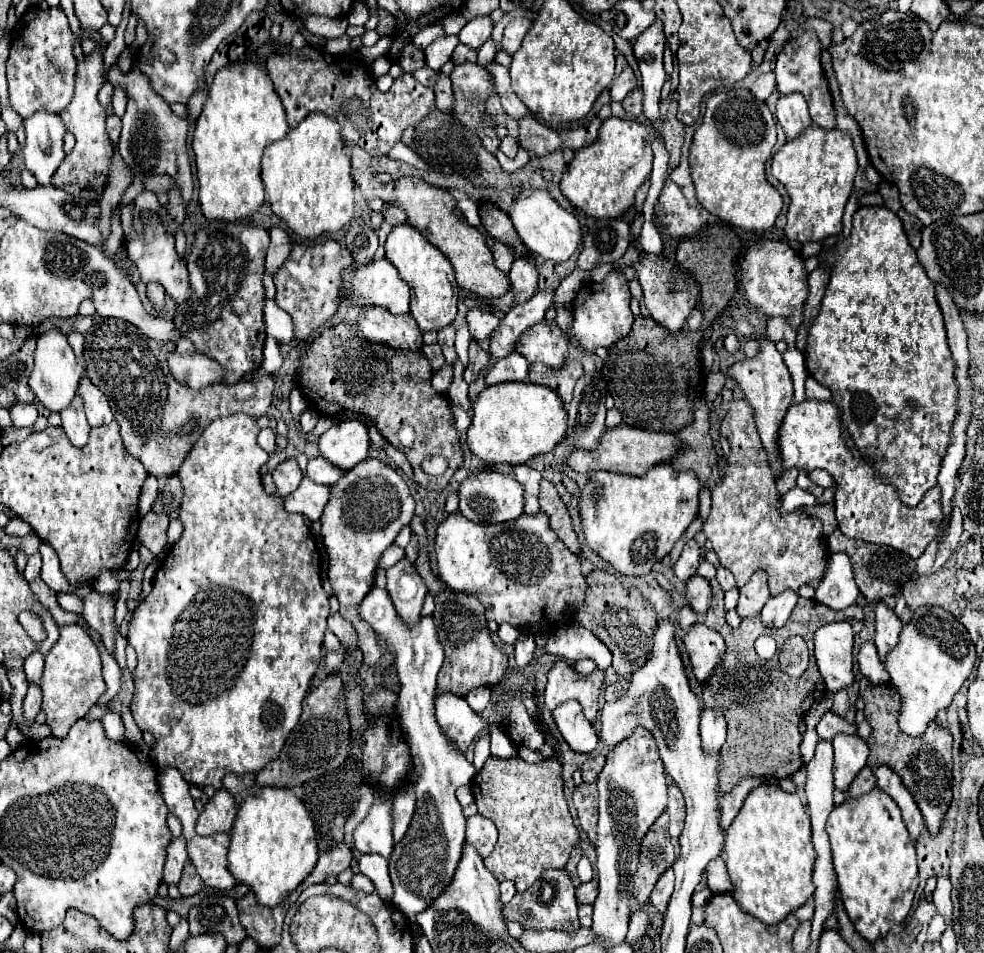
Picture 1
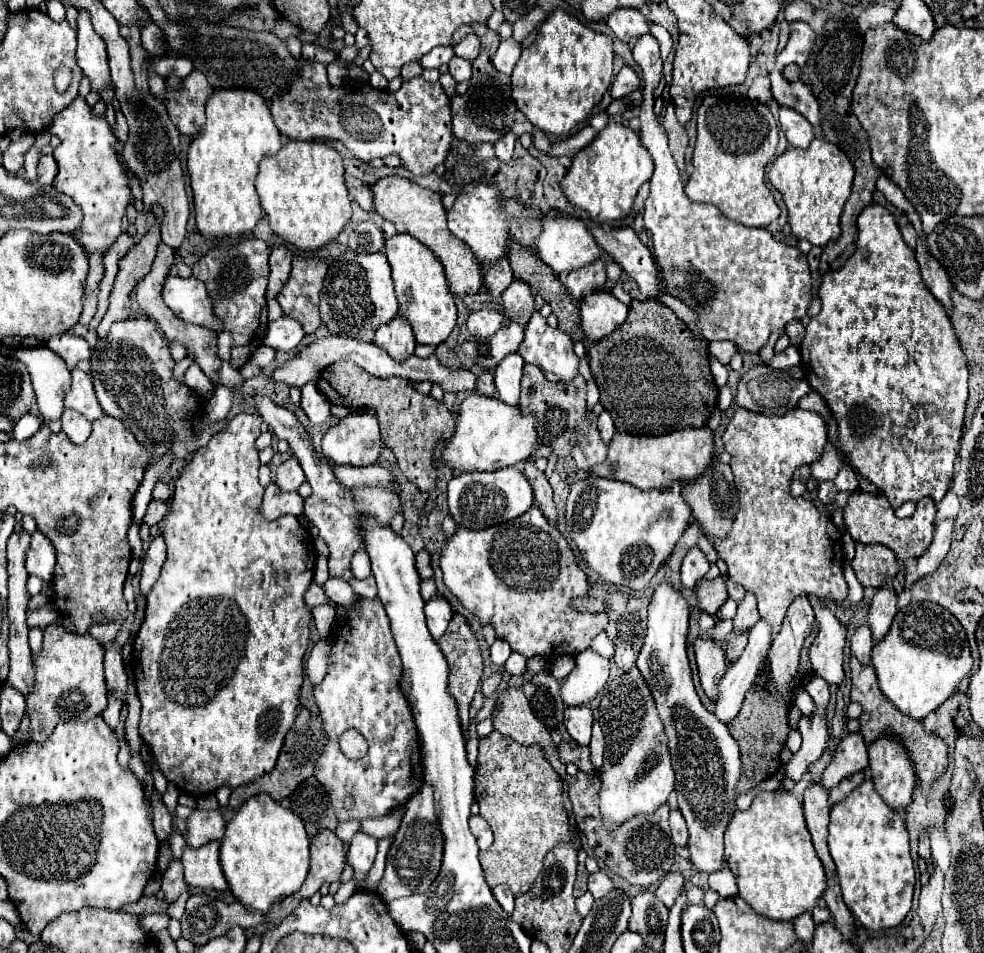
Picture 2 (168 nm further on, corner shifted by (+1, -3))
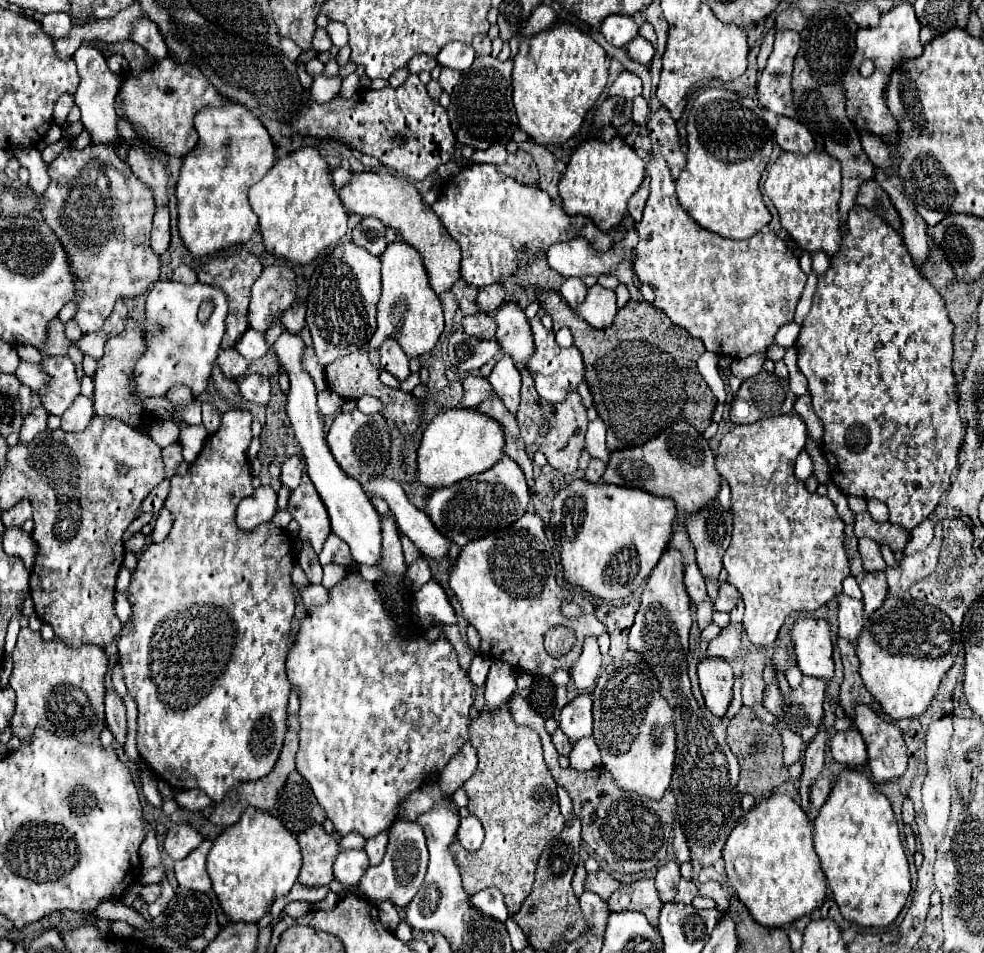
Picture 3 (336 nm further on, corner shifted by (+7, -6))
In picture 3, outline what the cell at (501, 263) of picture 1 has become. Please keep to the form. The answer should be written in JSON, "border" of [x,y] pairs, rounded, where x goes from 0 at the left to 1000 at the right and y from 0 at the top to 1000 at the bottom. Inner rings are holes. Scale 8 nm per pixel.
{"border":[[[500,297],[492,303],[488,303],[484,318],[486,318],[488,326],[500,328],[502,324],[508,322],[508,318],[512,318],[512,299],[510,297]]]}

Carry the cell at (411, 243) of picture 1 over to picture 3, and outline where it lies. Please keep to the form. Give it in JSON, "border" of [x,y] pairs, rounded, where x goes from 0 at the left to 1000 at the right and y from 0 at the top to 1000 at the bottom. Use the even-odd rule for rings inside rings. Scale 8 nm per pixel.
{"border":[[[413,253],[394,255],[388,265],[388,312],[384,318],[384,345],[378,352],[376,364],[384,366],[392,354],[400,354],[415,375],[427,375],[441,366],[451,347],[451,331],[445,310],[435,297],[429,268]]]}

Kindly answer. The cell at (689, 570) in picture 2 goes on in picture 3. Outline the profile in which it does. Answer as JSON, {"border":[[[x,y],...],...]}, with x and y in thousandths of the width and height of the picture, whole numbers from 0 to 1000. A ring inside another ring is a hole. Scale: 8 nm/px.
{"border":[[[701,591],[695,595],[695,614],[697,614],[697,620],[703,629],[705,635],[709,635],[711,631],[717,629],[717,614],[715,614],[715,603],[711,601],[709,593],[707,591]]]}

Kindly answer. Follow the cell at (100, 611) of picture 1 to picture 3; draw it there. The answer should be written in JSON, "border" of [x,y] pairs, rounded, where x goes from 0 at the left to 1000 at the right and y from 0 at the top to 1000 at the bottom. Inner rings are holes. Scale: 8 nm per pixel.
{"border":[[[108,725],[108,759],[112,767],[116,769],[118,778],[126,782],[126,771],[128,771],[128,742],[124,731],[118,725]]]}

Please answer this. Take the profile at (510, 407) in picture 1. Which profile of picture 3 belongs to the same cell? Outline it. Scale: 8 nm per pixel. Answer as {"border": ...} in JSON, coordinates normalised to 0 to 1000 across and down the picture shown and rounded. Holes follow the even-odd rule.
{"border":[[[453,429],[433,448],[425,469],[425,503],[433,511],[457,511],[463,505],[492,496],[512,480],[512,450],[486,429]]]}

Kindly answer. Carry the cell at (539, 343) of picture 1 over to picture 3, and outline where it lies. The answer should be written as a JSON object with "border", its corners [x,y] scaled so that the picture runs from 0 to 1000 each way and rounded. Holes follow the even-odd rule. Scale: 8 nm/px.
{"border":[[[547,333],[539,335],[539,343],[543,349],[543,370],[539,373],[537,379],[537,389],[539,389],[544,407],[547,413],[557,421],[567,423],[569,419],[573,419],[573,414],[581,408],[587,406],[587,402],[593,398],[593,381],[591,381],[591,373],[585,364],[573,366],[565,360],[563,356],[563,347],[553,345],[553,341],[549,339]]]}

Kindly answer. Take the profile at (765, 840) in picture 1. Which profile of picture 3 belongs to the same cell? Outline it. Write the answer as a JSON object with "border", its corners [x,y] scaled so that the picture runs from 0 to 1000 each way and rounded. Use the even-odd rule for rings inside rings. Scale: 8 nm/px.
{"border":[[[787,832],[780,838],[768,843],[760,853],[756,853],[738,880],[734,899],[738,903],[742,931],[772,971],[799,973],[831,954],[837,945],[839,922],[833,914],[833,908],[829,906],[829,895],[825,893],[825,866],[821,864],[821,855],[815,851],[815,847],[801,834]]]}

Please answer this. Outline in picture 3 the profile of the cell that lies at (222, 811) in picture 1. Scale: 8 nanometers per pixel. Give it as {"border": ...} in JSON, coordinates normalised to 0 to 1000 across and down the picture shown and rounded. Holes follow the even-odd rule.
{"border":[[[181,864],[171,870],[169,880],[167,880],[167,891],[171,893],[175,901],[187,901],[205,882],[207,882],[207,876],[199,868],[191,864]]]}

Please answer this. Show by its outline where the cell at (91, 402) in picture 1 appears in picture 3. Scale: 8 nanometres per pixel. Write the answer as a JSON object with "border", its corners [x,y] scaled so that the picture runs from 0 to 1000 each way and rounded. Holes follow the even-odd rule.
{"border":[[[45,375],[45,387],[53,393],[53,402],[49,408],[41,410],[41,419],[45,427],[53,433],[63,438],[71,423],[77,421],[81,414],[81,398],[77,396],[77,385],[71,375]]]}

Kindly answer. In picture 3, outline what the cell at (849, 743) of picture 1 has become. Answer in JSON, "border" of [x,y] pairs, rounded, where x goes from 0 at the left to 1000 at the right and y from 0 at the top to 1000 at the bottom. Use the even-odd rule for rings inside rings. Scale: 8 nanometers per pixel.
{"border":[[[870,765],[850,769],[846,773],[843,786],[846,786],[846,794],[850,801],[862,803],[862,805],[872,805],[880,801],[880,782],[876,778],[874,767]]]}

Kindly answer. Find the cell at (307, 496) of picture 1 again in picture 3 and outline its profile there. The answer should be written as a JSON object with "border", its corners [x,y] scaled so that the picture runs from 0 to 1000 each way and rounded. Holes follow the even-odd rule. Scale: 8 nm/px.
{"border":[[[262,511],[258,517],[244,526],[244,534],[240,536],[240,549],[244,555],[252,557],[262,553],[264,549],[272,549],[283,536],[283,519],[276,511]]]}

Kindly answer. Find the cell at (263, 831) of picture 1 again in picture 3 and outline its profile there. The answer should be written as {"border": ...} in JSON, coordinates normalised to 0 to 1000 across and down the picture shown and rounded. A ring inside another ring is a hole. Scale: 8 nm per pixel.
{"border":[[[250,847],[244,861],[230,868],[217,882],[209,912],[215,922],[220,941],[236,966],[262,969],[283,941],[295,937],[307,910],[307,897],[301,878],[285,864],[283,857],[262,847]]]}

